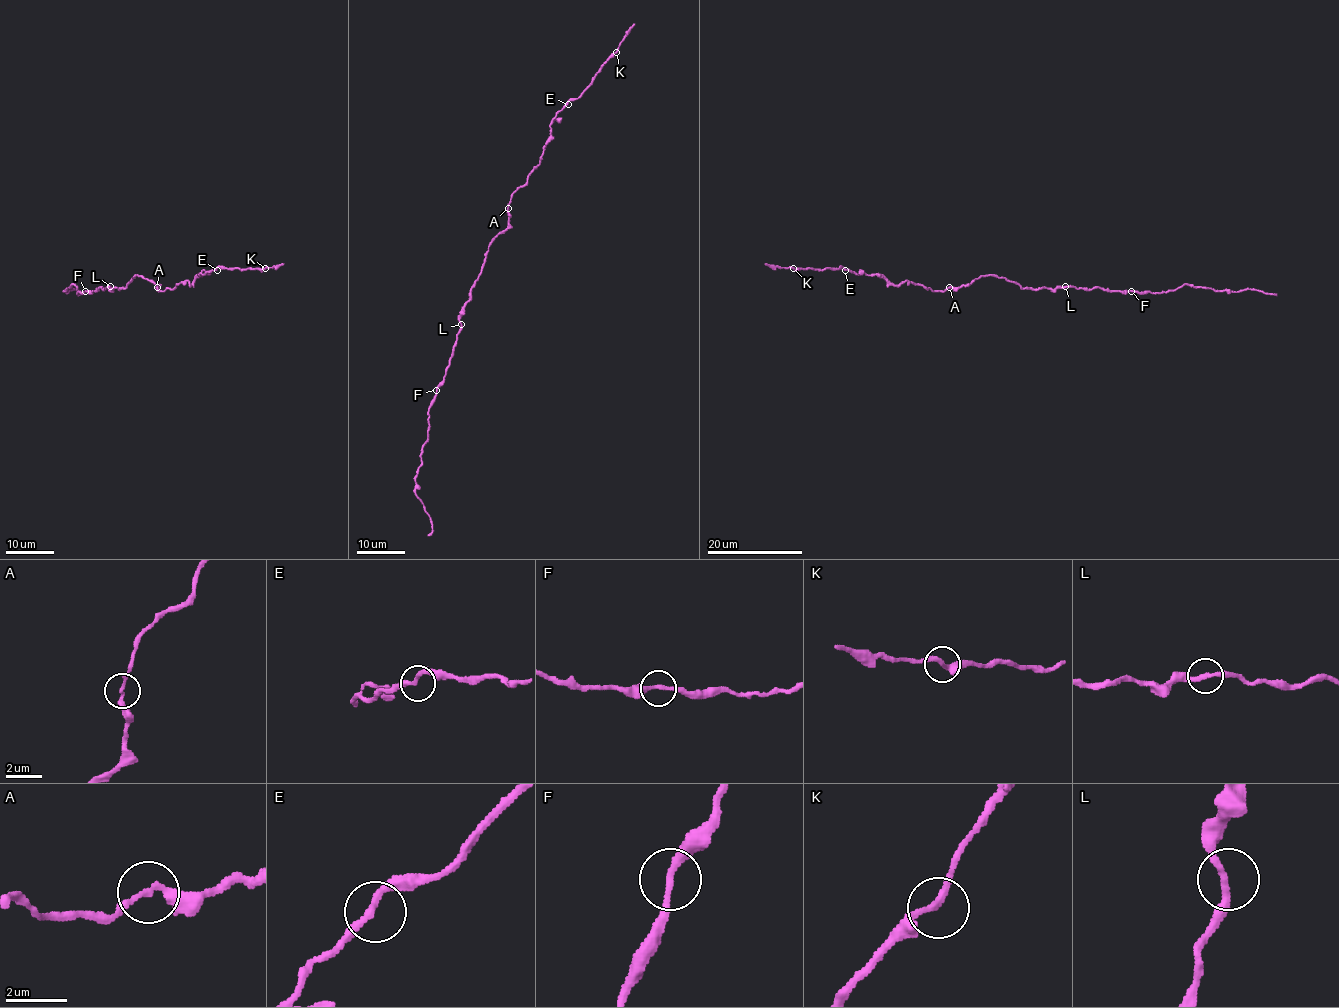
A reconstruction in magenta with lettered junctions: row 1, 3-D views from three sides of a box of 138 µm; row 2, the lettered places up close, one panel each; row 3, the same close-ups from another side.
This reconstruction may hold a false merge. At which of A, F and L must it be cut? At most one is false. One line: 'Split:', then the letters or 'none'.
Split: none

